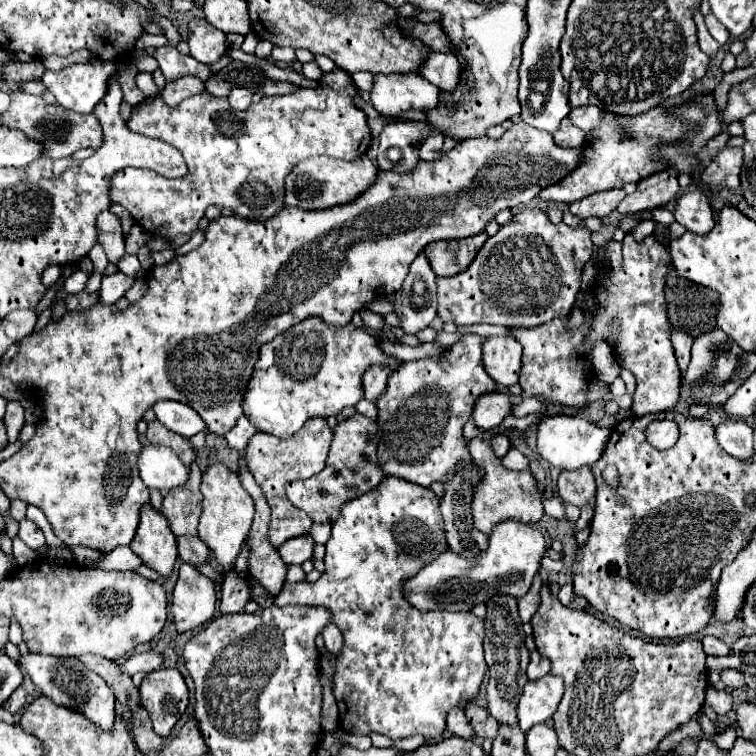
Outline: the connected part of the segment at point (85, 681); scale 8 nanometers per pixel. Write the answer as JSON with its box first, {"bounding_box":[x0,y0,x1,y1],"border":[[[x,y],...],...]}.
{"bounding_box":[18,655,114,731],"border":[[[22,655],[18,661],[22,673],[30,675],[32,683],[38,687],[38,691],[52,699],[52,703],[60,705],[60,707],[68,707],[74,709],[78,713],[84,713],[84,717],[88,717],[94,725],[102,727],[104,731],[112,731],[114,725],[114,691],[106,685],[106,681],[92,673],[90,669],[86,669],[86,665],[82,661],[78,661],[76,657],[52,657],[52,655]]]}

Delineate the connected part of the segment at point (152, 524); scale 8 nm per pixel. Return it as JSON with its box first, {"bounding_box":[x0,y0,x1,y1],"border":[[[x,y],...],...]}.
{"bounding_box":[130,503,178,577],"border":[[[150,503],[144,505],[140,513],[142,513],[140,525],[130,543],[130,549],[140,555],[144,565],[168,577],[178,557],[176,537],[170,533],[164,515],[158,509],[154,509]]]}

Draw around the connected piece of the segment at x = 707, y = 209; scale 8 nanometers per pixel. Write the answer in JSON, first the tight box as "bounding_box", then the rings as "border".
{"bounding_box":[674,189,714,233],"border":[[[700,189],[684,191],[676,199],[674,217],[692,233],[708,233],[714,227],[714,213],[708,203],[708,197]]]}

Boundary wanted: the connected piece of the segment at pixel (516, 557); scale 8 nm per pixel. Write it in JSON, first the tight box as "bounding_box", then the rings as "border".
{"bounding_box":[404,519,544,611],"border":[[[514,519],[502,521],[500,525],[494,525],[488,535],[488,549],[480,557],[468,561],[466,557],[446,549],[434,563],[426,565],[404,585],[406,599],[422,611],[472,611],[474,605],[488,603],[496,595],[520,599],[530,591],[544,551],[544,535],[536,527]]]}

